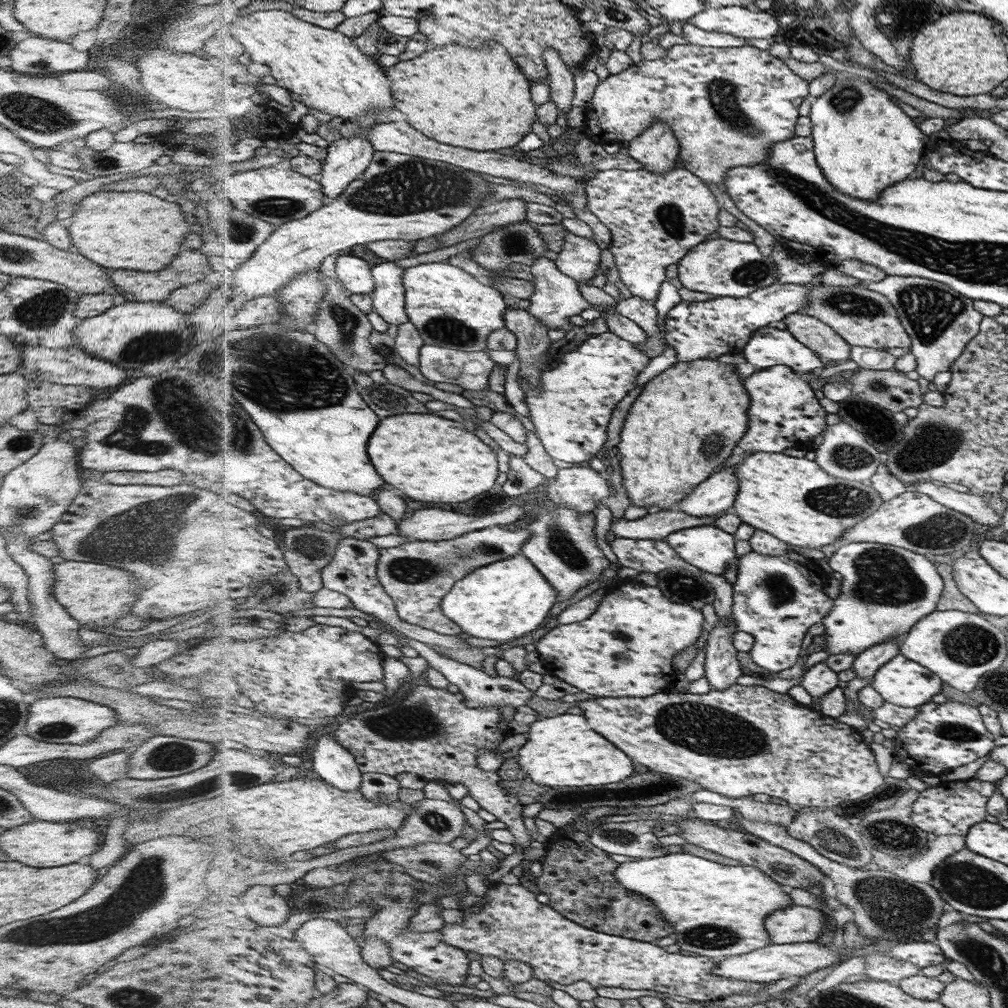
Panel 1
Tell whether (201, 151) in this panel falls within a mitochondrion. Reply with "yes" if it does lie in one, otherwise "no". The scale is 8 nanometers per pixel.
no

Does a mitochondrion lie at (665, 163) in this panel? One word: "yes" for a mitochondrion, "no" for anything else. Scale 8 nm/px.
no

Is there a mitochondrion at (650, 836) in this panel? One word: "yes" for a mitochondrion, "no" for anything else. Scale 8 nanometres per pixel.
no

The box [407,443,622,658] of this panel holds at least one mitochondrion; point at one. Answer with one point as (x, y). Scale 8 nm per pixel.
(562, 545)

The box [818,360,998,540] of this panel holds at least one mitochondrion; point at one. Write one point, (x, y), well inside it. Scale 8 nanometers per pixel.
(933, 447)

